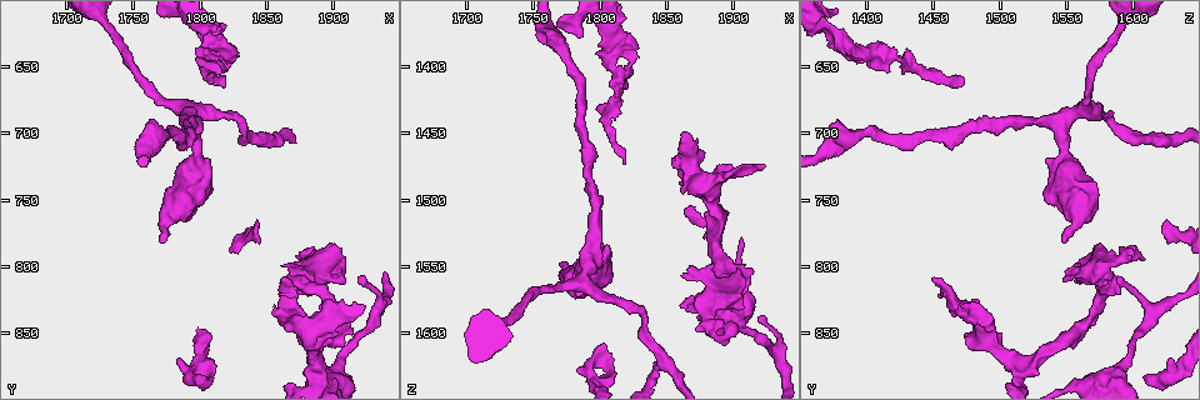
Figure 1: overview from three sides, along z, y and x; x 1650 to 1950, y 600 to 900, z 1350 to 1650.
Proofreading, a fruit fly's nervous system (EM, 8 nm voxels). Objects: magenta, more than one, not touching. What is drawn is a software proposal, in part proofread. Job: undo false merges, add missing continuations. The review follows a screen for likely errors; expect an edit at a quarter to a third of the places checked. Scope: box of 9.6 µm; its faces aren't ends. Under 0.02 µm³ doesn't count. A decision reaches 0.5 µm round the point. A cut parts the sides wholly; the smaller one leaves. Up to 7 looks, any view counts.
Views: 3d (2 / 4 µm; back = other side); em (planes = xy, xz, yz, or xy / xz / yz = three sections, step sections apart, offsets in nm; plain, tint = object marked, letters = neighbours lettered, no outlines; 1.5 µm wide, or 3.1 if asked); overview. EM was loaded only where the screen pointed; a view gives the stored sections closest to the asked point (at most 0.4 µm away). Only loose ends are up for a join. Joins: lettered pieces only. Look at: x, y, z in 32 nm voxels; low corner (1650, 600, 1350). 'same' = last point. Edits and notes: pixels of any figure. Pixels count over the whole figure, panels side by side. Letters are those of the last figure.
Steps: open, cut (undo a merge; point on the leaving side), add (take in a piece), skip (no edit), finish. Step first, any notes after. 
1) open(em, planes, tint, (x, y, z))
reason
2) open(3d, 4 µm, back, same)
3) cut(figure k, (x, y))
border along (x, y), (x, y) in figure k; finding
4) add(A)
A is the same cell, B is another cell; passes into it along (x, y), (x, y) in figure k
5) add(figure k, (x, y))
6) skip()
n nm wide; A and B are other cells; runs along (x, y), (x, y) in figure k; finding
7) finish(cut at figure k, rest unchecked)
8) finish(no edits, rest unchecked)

open(3d, 2 µm, (1884, 792, 1592))
sudden change in width

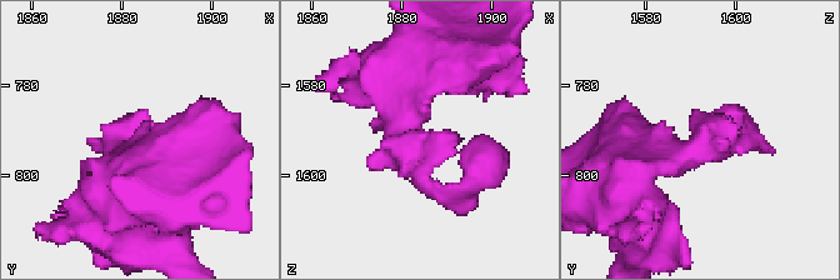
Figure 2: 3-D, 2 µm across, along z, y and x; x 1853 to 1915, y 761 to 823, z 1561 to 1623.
open(em, planes, letters, (1885, 791, 1592))

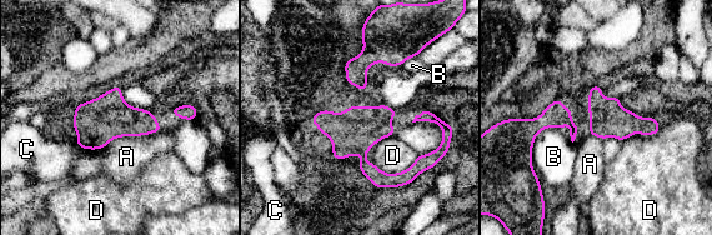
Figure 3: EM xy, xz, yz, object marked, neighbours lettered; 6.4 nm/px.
skip()
A, B, C and D are other cells; border along (161, 130), (118, 136), (106, 145) in figure 3; continuous, no second cell

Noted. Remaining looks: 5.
open(em, planes, letters, (1914, 850, 1554))
branch stops here

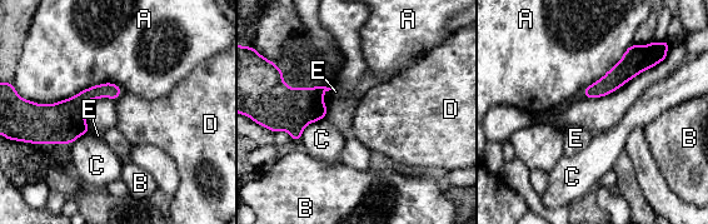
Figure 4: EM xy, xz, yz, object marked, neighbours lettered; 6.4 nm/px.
skip()
A, B, C, D and E are other cells; no lettered piece goes on from it

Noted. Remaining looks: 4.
open(em, xy, step 4, letters, (1756, 696, 1370))
branch stops here

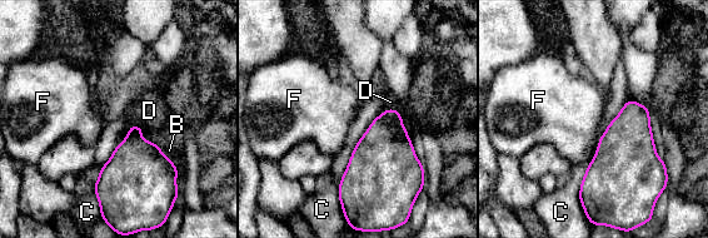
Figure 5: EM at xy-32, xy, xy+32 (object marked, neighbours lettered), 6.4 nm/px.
open(em, xz, step 8, letters, same)
another direction

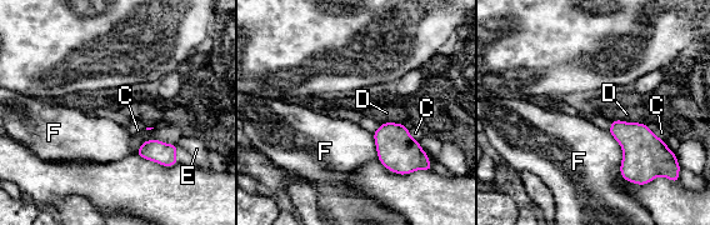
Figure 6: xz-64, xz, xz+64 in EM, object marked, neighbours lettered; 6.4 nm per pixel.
skip()
C, D, E and F are other cells; border along (175, 143), (146, 139), (135, 151) in figure 6; no lettered piece goes on from it

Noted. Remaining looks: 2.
finish(no edits, rest unchecked)

